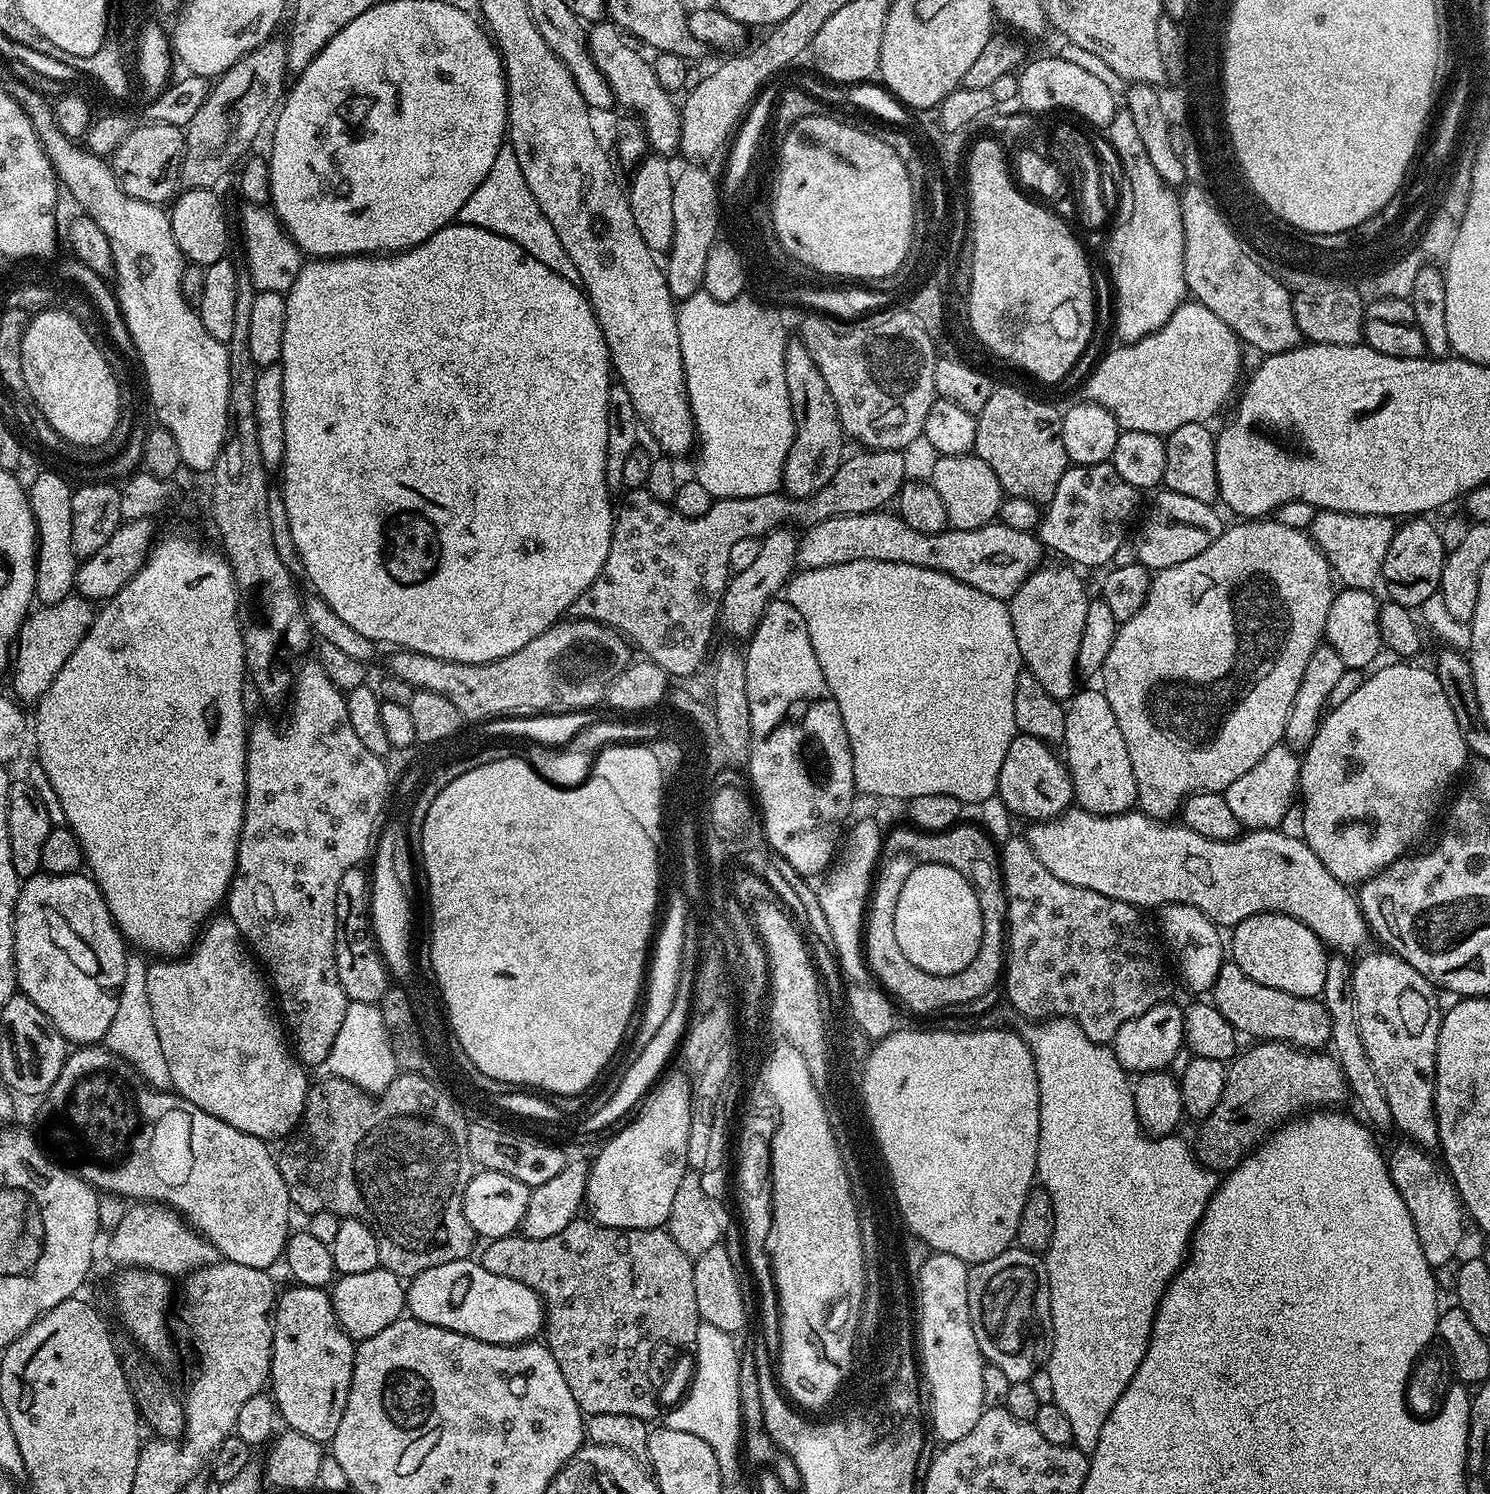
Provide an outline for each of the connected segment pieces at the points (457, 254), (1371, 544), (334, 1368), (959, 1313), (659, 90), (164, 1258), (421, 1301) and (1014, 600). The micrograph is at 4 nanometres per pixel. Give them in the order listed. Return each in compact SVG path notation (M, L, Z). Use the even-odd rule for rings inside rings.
M453 222L438 230L426 242L413 248L405 248L395 254L369 254L367 256L337 256L335 258L312 258L301 267L294 286L284 296L286 302L286 322L282 330L282 354L278 361L282 370L282 394L284 395L284 429L286 430L286 450L282 461L284 488L282 495L286 506L286 515L290 522L294 546L300 556L303 575L313 584L315 595L322 597L346 622L354 626L358 634L375 640L381 645L396 644L397 649L430 654L430 658L442 658L455 664L489 664L498 658L506 658L526 642L538 638L552 624L557 623L571 609L574 601L598 578L602 566L608 557L612 545L612 526L614 523L613 493L606 478L606 426L608 425L608 389L614 383L612 359L608 356L608 347L604 331L598 326L592 304L584 295L579 283L562 278L550 266L542 266L522 246L510 238L482 230L478 226Z
M1317 511L1316 517L1310 525L1310 535L1312 541L1316 543L1322 555L1328 559L1335 579L1341 580L1344 588L1366 588L1371 589L1372 583L1380 580L1382 562L1386 562L1386 550L1390 550L1390 542L1394 538L1398 524L1390 516L1359 516L1349 512L1326 512Z
M291 1287L277 1295L272 1313L270 1395L276 1401L279 1419L285 1420L291 1431L330 1442L346 1410L356 1344L336 1320L325 1289Z
M932 1252L922 1266L914 1289L914 1304L918 1309L918 1360L932 1395L930 1428L940 1442L963 1438L986 1407L982 1398L982 1370L986 1361L980 1353L978 1338L974 1338L970 1318L968 1270L969 1265L962 1258Z
M603 20L593 23L586 35L588 52L594 58L595 65L610 82L617 103L620 106L628 107L625 109L637 114L644 128L649 149L663 156L670 155L670 152L675 153L679 149L681 138L679 107L676 102L672 102L671 93L659 85L651 61L632 48L623 33L611 21Z
M136 1202L125 1207L122 1222L110 1234L108 1256L116 1266L146 1268L174 1277L217 1263L215 1246L205 1240L187 1220L171 1208L155 1202Z
M469 1258L459 1260L458 1262L446 1262L442 1266L434 1266L427 1268L411 1277L406 1284L406 1312L411 1319L429 1324L430 1326L438 1326L442 1330L450 1330L458 1334L466 1334L470 1338L478 1338L482 1342L490 1342L491 1344L522 1344L532 1342L541 1335L544 1327L544 1303L541 1302L540 1296L534 1290L530 1290L528 1286L522 1286L522 1282L514 1282L514 1278L502 1278L502 1274L490 1274L490 1270L486 1270L475 1259Z
M1065 567L1037 568L1007 601L1023 667L1042 682L1046 694L1061 702L1071 700L1078 688L1076 659L1082 630L1086 630L1086 610L1090 599L1090 593L1080 581L1080 572L1075 567Z

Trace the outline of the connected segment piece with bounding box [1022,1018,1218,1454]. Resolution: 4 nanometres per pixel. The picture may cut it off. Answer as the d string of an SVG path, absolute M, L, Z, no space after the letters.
M1049 1018L1043 1022L1032 1022L1022 1032L1028 1049L1032 1051L1034 1066L1038 1074L1038 1094L1040 1095L1040 1133L1038 1134L1038 1158L1036 1159L1036 1175L1039 1183L1049 1192L1054 1210L1054 1236L1048 1251L1043 1257L1046 1274L1050 1282L1050 1318L1052 1319L1052 1346L1046 1361L1046 1370L1050 1374L1050 1382L1054 1386L1052 1403L1066 1414L1070 1421L1072 1444L1082 1453L1091 1454L1094 1446L1098 1446L1098 1434L1102 1434L1102 1425L1110 1418L1110 1410L1114 1410L1114 1402L1122 1398L1122 1390L1130 1386L1130 1378L1138 1370L1142 1358L1148 1349L1148 1339L1152 1336L1152 1323L1156 1317L1156 1307L1160 1297L1164 1295L1172 1277L1180 1271L1190 1247L1190 1237L1200 1224L1202 1214L1217 1190L1218 1176L1211 1168L1204 1167L1196 1159L1193 1145L1188 1144L1180 1134L1151 1137L1141 1128L1136 1117L1134 1094L1129 1073L1121 1068L1116 1053L1108 1044L1099 1044L1090 1038L1076 1024L1067 1018Z

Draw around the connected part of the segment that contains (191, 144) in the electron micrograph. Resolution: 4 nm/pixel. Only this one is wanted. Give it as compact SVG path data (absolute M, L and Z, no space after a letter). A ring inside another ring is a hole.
M269 38L248 52L209 89L206 101L184 130L184 154L178 179L181 189L215 189L216 183L249 155L250 144L261 132L270 112L277 109L286 88L287 43L276 39Z

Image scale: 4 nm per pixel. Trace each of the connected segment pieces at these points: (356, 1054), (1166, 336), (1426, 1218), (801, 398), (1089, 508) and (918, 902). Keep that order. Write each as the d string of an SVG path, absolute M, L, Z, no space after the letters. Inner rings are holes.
M349 1003L338 1038L334 1038L334 1046L330 1046L330 1054L322 1068L327 1075L342 1078L369 1094L381 1094L388 1089L398 1069L379 1004Z
M1195 302L1180 304L1157 332L1133 344L1121 343L1119 347L1106 353L1100 365L1089 374L1083 399L1110 410L1125 432L1142 430L1146 434L1167 437L1169 432L1178 430L1178 426L1186 426L1186 422L1211 421L1211 416L1227 402L1240 376L1240 337L1214 314L1214 310L1206 310L1206 306Z
M1406 1142L1389 1151L1388 1173L1395 1188L1402 1194L1411 1217L1414 1218L1418 1231L1419 1244L1422 1246L1426 1260L1433 1268L1457 1257L1464 1234L1464 1211L1456 1193L1455 1185L1447 1173L1429 1157L1431 1156L1419 1145Z
M792 338L787 341L784 347L784 365L786 366L786 390L790 394L790 406L792 407L792 417L796 423L796 433L794 434L794 442L790 446L790 454L786 458L782 488L787 495L793 498L803 498L813 496L815 492L822 490L822 486L826 486L834 478L840 461L845 455L846 433L840 426L838 406L834 406L834 398L830 395L826 381L822 379L822 370L818 370L814 358L810 358L803 340Z
M1110 462L1071 465L1047 503L1037 537L1047 549L1053 548L1077 567L1109 565L1118 546L1125 543L1138 496L1139 491L1130 486Z
M924 864L906 878L902 892L898 894L898 908L895 911L895 937L898 946L902 946L903 953L919 970L932 975L952 975L966 970L966 966L973 962L978 954L979 943L982 942L982 911L979 909L976 892L972 883L958 870L949 864Z

